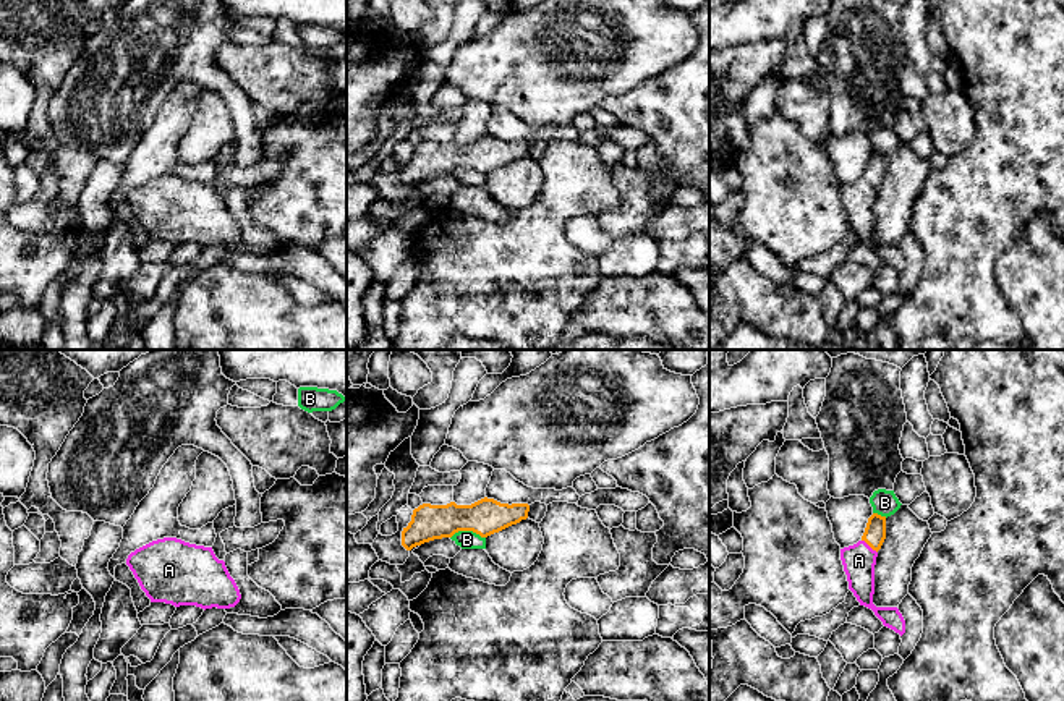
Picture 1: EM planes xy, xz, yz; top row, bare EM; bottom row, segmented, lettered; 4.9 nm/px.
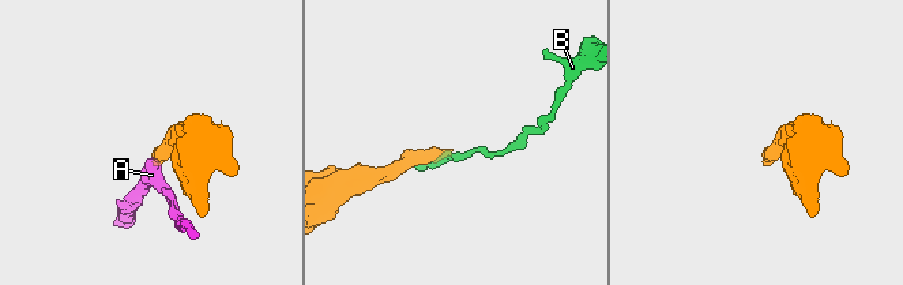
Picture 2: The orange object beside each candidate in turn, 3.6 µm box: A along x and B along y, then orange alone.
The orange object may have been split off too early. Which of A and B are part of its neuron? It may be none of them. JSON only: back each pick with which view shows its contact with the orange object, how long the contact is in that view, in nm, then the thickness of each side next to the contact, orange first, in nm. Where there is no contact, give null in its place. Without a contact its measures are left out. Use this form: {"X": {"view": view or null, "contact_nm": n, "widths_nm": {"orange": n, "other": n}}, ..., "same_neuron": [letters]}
{"A": {"view": "yz", "contact_nm": 100, "widths_nm": {"orange": 110, "other": 170}}, "same_neuron": ["A"]}

